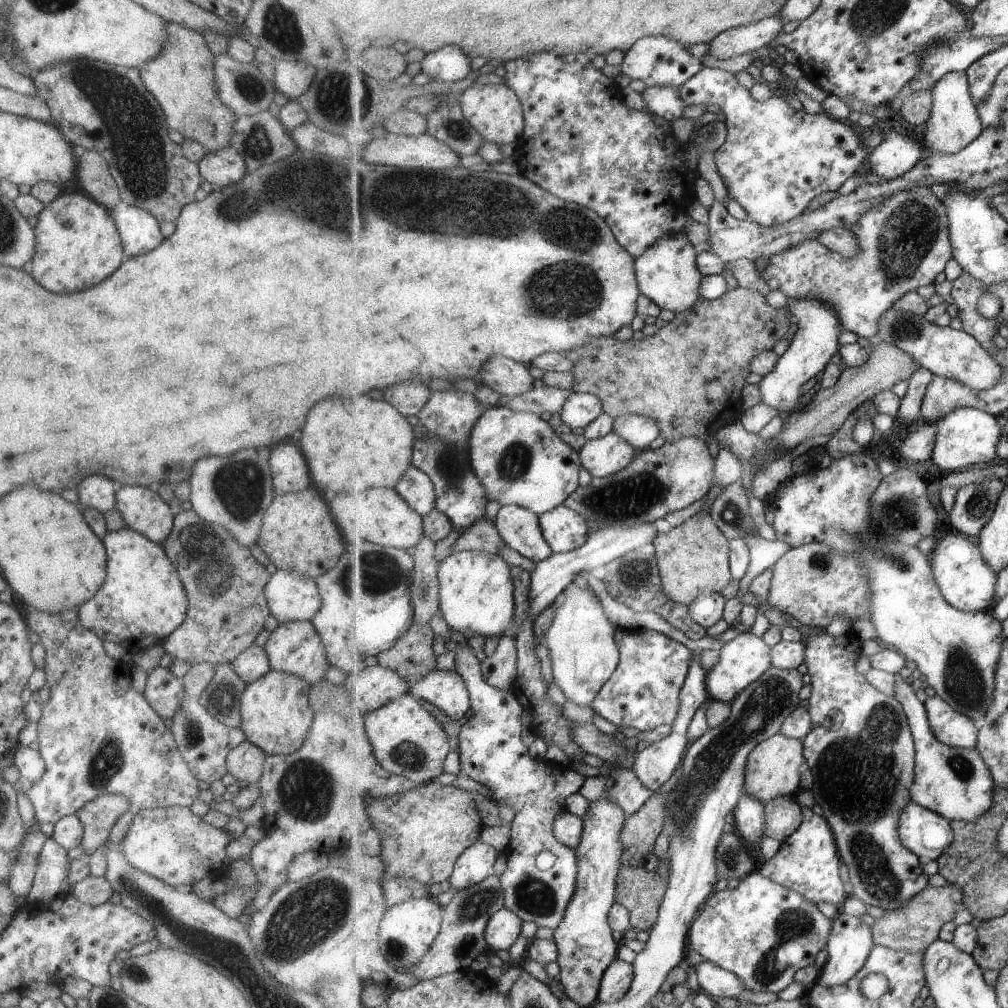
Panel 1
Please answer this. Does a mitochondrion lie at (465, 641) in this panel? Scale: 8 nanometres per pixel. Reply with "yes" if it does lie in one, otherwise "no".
no

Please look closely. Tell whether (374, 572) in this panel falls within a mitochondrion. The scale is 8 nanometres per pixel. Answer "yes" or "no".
yes

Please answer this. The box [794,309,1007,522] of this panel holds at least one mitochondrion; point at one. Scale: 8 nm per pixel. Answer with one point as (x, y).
(905, 329)

